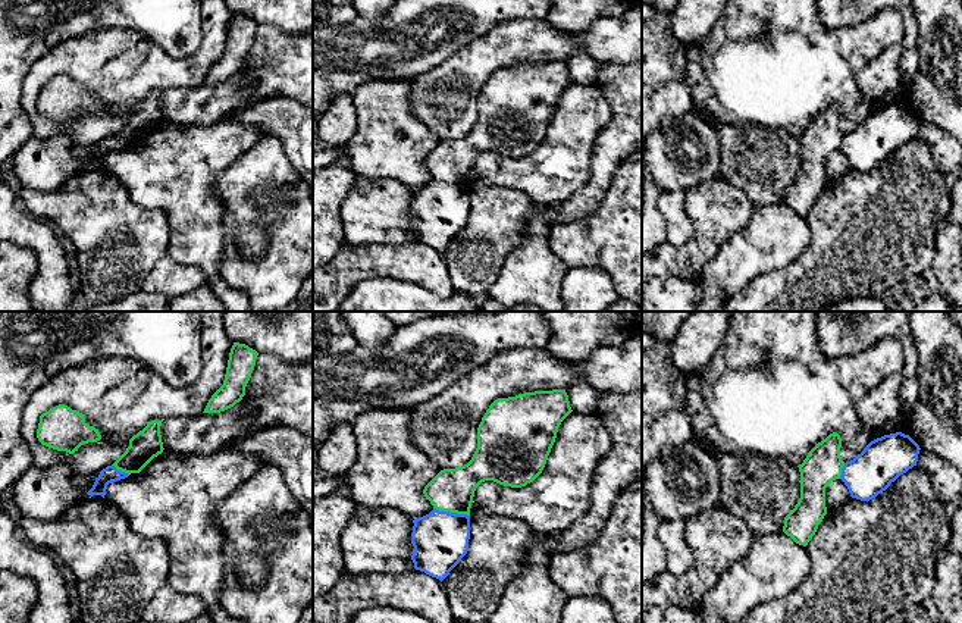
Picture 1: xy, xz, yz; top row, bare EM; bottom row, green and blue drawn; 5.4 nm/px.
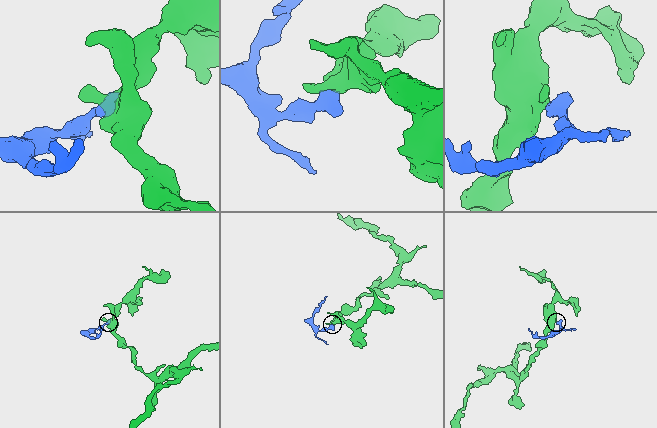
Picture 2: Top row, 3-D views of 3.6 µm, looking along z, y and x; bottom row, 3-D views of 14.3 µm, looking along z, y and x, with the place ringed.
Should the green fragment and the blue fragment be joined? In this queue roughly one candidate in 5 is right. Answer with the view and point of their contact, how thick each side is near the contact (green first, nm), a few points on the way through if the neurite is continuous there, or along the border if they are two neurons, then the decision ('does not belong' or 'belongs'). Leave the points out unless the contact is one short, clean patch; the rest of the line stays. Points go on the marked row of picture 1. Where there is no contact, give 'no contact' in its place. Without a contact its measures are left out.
xz (451, 512) | 240/300 nm | along xz (434, 507), (469, 516) | does not belong

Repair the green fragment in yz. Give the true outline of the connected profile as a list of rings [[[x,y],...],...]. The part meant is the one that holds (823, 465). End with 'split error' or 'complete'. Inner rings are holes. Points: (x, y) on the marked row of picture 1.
[[[837,432],[818,442],[806,455],[800,472],[800,498],[784,517],[783,532],[806,547],[827,514],[825,488],[840,479],[845,461],[840,457],[842,438]]]; complete

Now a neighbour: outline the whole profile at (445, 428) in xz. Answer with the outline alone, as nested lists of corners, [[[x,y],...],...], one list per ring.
[[[513,348],[498,353],[482,367],[463,376],[426,403],[413,407],[411,442],[441,470],[467,464],[477,448],[477,428],[498,398],[524,392],[565,389],[579,375],[576,361],[561,360],[546,348]]]

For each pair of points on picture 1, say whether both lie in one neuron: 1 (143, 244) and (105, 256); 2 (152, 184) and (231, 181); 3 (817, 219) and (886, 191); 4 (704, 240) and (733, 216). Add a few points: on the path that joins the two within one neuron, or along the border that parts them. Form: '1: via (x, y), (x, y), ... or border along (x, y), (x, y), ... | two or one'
1: via (134, 244), (119, 244), (113, 250) | one
2: border along (240, 157), (216, 179), (215, 194), (223, 215) | two
3: via (834, 219), (858, 219), (868, 209) | one
4: via (711, 232), (726, 218) | one

